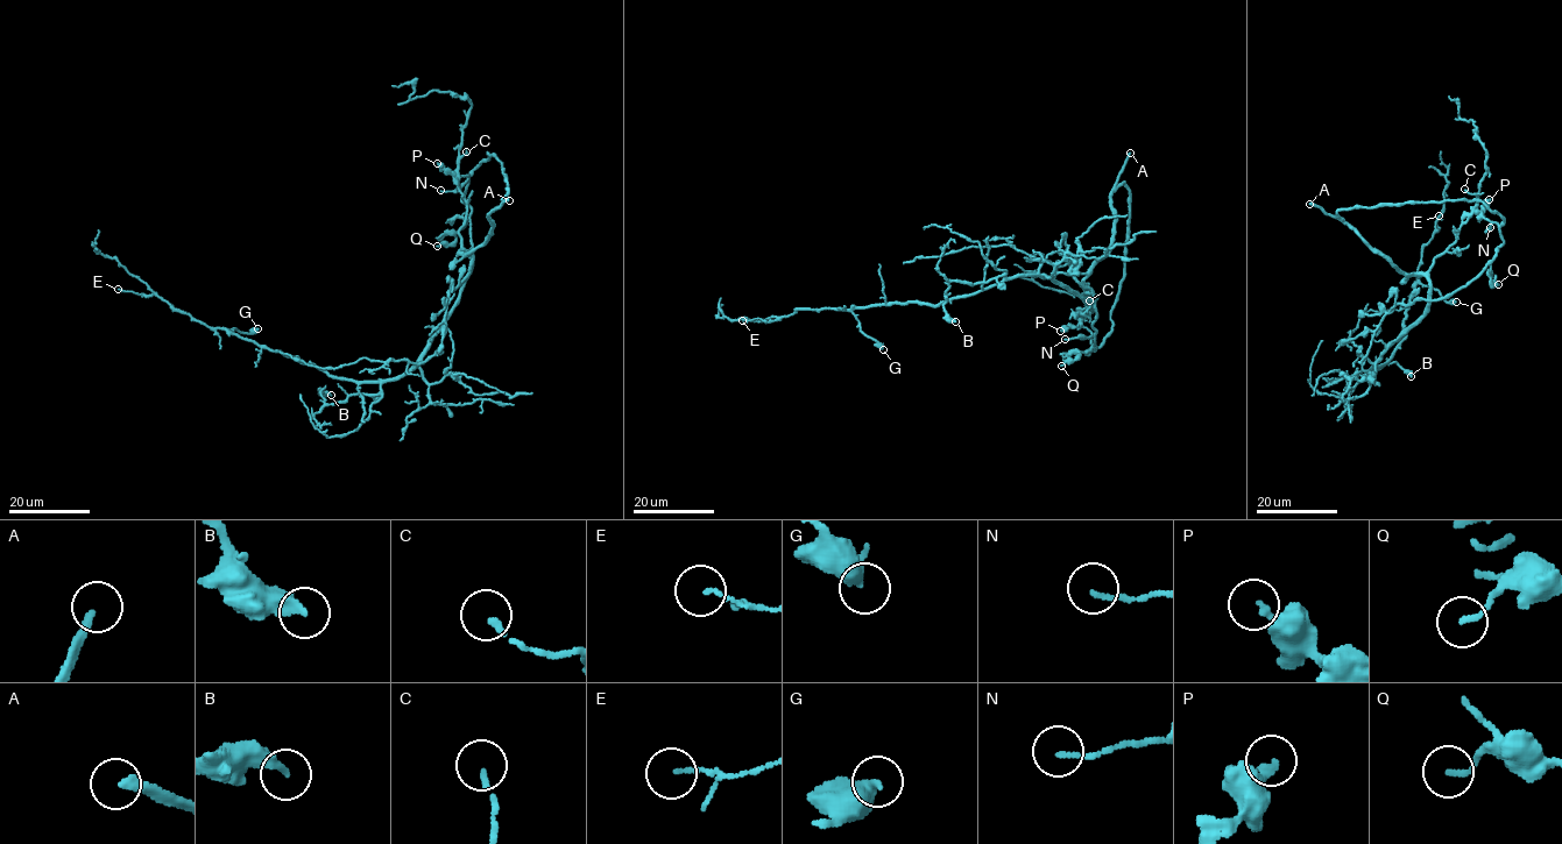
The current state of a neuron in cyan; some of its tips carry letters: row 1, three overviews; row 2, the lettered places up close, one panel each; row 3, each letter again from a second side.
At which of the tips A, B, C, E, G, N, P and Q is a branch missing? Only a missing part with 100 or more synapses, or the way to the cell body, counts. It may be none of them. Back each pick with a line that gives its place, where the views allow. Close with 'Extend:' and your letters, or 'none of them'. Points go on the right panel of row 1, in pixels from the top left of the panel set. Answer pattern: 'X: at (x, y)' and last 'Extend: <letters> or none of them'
A: at (1309, 204)
Extend: A

